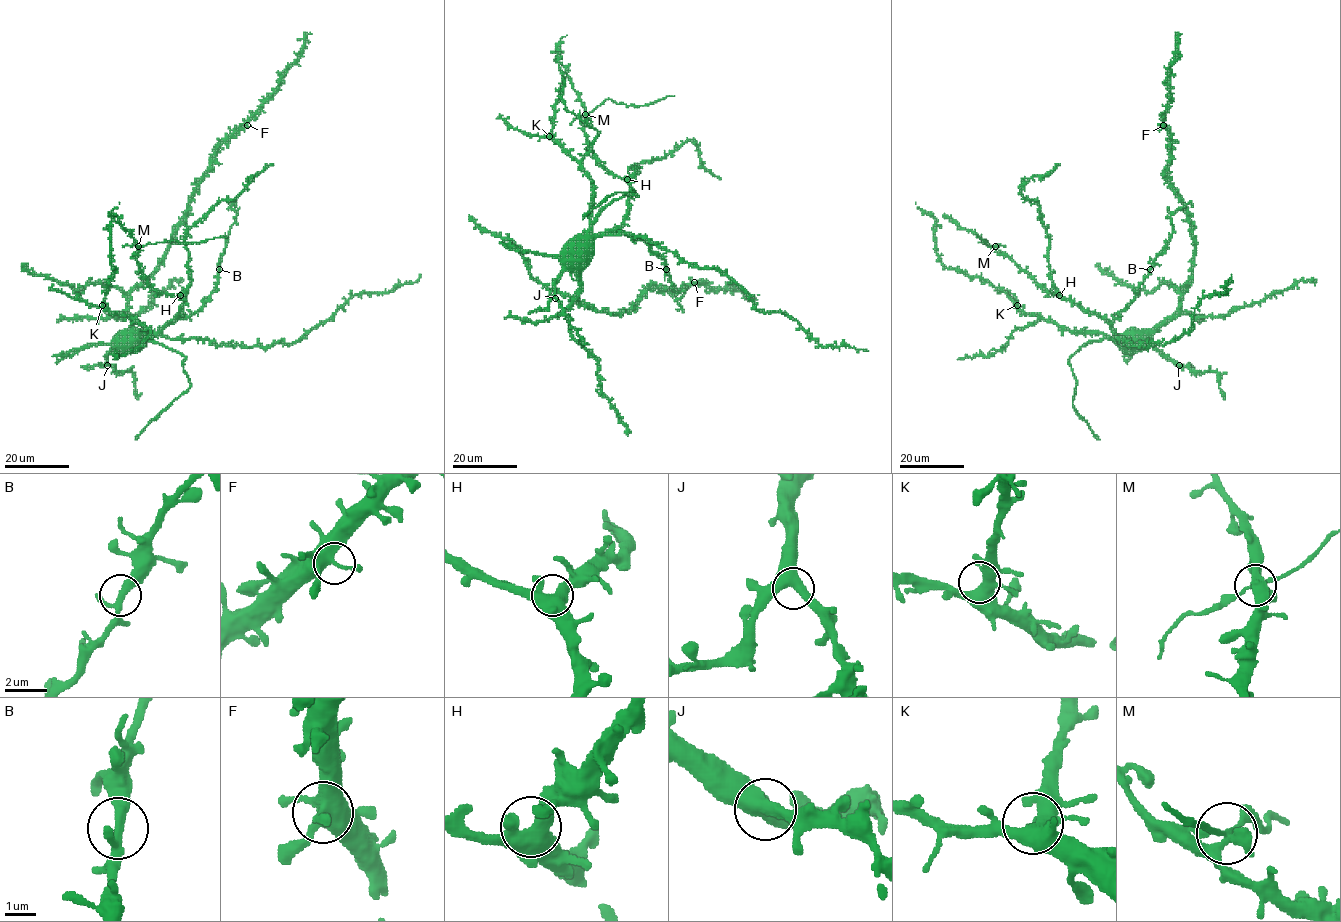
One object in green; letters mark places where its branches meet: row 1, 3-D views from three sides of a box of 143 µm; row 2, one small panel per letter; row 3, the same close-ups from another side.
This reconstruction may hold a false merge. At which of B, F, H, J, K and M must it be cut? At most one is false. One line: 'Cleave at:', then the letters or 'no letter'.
Cleave at: M

